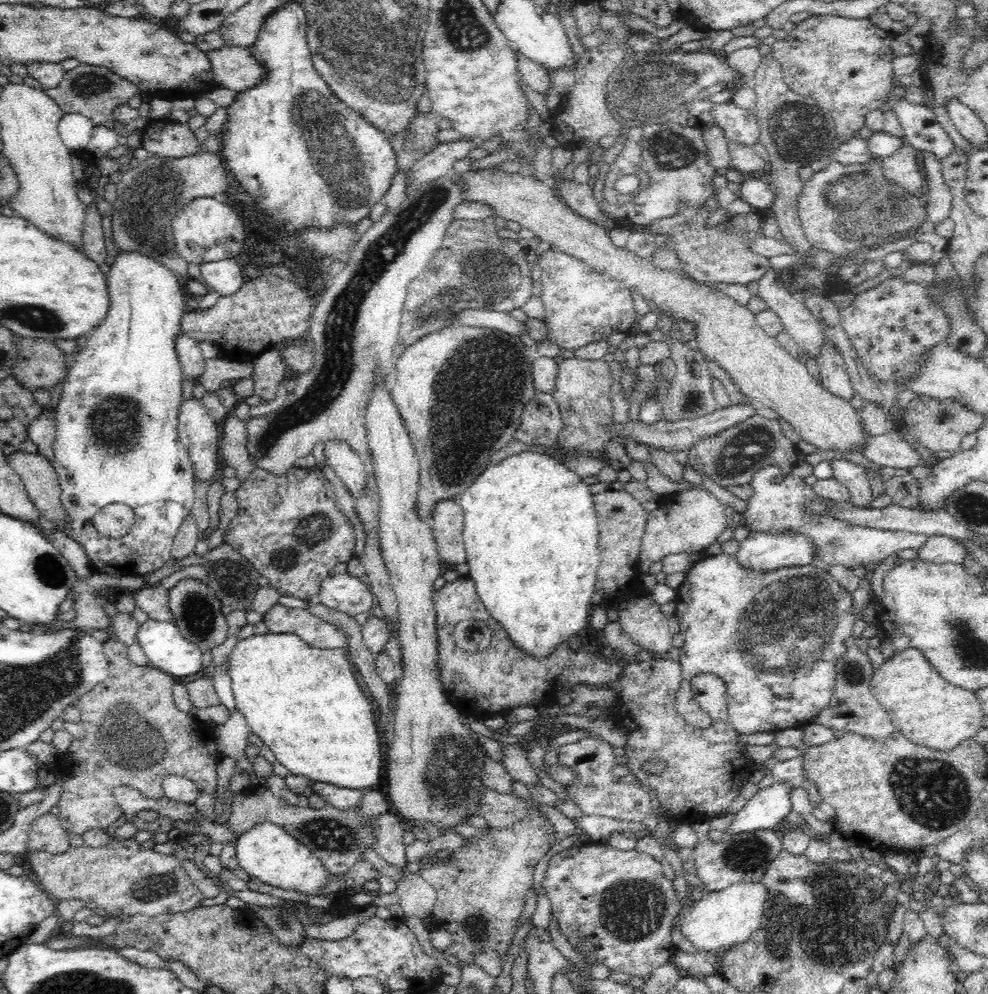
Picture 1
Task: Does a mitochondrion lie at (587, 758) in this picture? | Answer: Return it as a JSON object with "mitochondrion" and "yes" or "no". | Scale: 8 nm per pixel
{"mitochondrion":"no"}

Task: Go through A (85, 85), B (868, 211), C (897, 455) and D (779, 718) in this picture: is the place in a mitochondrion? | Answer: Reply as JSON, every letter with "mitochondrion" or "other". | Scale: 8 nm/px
{"A":"mitochondrion","B":"mitochondrion","C":"other","D":"other"}

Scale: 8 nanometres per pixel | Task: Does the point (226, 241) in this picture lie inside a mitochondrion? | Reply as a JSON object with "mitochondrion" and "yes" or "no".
{"mitochondrion":"no"}

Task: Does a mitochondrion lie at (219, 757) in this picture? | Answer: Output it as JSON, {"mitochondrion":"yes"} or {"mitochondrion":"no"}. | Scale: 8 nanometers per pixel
{"mitochondrion":"no"}

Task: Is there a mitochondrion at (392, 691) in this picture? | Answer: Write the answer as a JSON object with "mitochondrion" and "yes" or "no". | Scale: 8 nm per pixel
{"mitochondrion":"no"}

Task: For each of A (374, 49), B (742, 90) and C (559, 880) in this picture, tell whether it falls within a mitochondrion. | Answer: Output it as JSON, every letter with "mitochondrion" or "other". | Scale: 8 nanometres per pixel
{"A":"mitochondrion","B":"other","C":"other"}

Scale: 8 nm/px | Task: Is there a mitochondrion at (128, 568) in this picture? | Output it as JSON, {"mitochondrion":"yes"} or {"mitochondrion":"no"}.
{"mitochondrion":"no"}

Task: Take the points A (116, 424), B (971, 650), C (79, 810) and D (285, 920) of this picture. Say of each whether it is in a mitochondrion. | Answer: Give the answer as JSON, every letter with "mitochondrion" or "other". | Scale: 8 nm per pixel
{"A":"mitochondrion","B":"mitochondrion","C":"other","D":"mitochondrion"}

